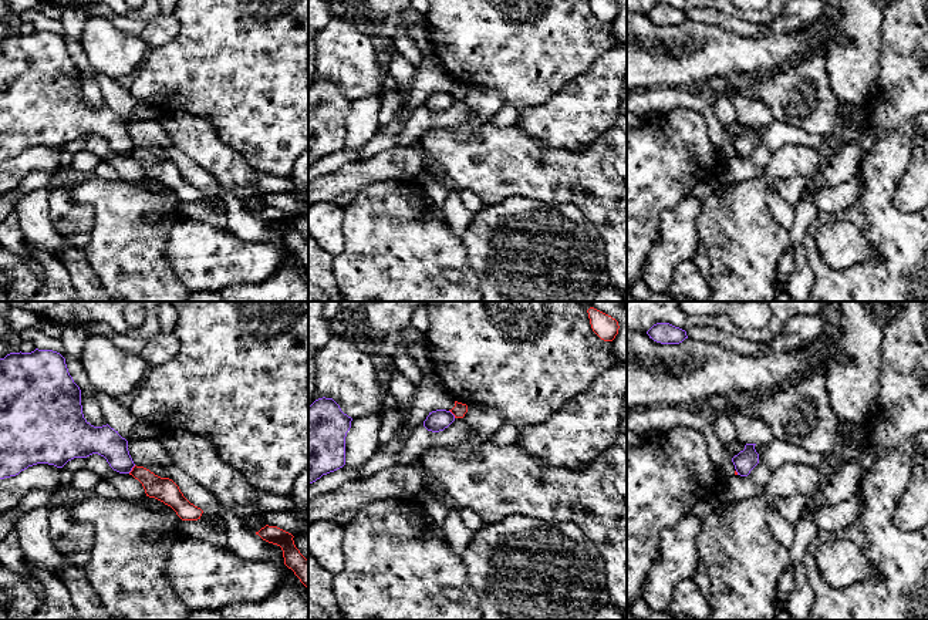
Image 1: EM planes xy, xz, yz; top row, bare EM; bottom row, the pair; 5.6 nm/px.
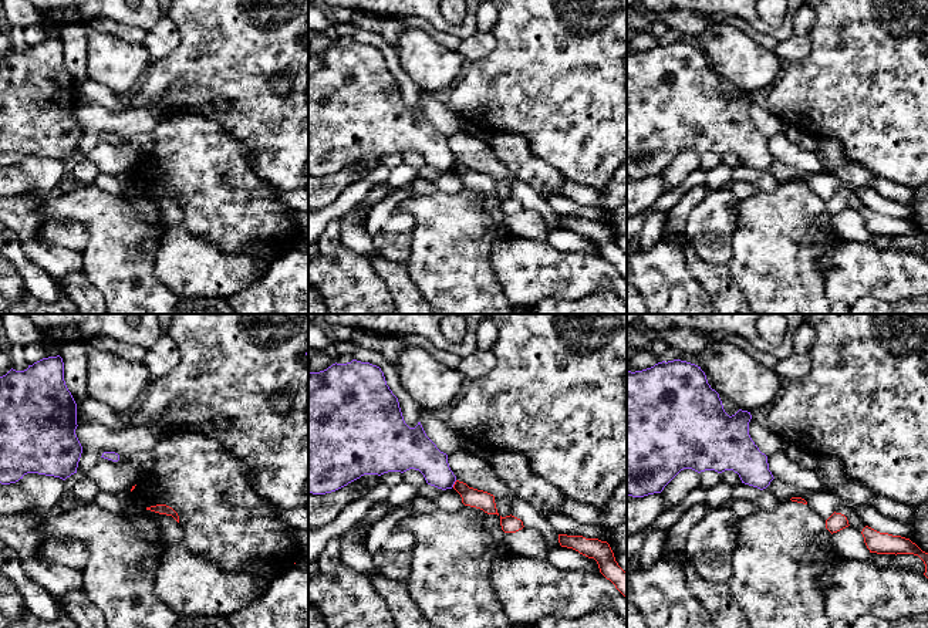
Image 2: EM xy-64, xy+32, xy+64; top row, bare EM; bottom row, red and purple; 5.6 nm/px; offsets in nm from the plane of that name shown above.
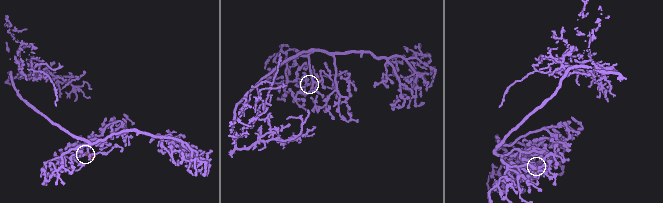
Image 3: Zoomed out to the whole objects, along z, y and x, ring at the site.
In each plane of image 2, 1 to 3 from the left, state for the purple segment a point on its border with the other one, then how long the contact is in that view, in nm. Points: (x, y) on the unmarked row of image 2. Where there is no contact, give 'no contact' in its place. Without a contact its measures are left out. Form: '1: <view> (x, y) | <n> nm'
1: no contact
2: xy+32 (455, 165) | 50 nm
3: no contact

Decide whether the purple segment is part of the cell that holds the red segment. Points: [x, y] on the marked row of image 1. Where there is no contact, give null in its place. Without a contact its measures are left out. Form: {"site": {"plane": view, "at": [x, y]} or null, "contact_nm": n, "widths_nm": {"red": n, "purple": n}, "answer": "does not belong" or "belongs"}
{"site": {"plane": "xy", "at": [132, 469]}, "contact_nm": 60, "widths_nm": {"red": 140, "purple": 170}, "answer": "does not belong"}

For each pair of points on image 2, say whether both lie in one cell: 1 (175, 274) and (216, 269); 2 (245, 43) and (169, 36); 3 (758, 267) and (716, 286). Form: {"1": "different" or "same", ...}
{"1": "same", "2": "different", "3": "different"}

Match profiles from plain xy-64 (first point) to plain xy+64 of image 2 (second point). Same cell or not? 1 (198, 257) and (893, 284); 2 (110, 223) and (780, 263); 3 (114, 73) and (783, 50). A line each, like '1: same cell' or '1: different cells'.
1: same cell
2: same cell
3: different cells

